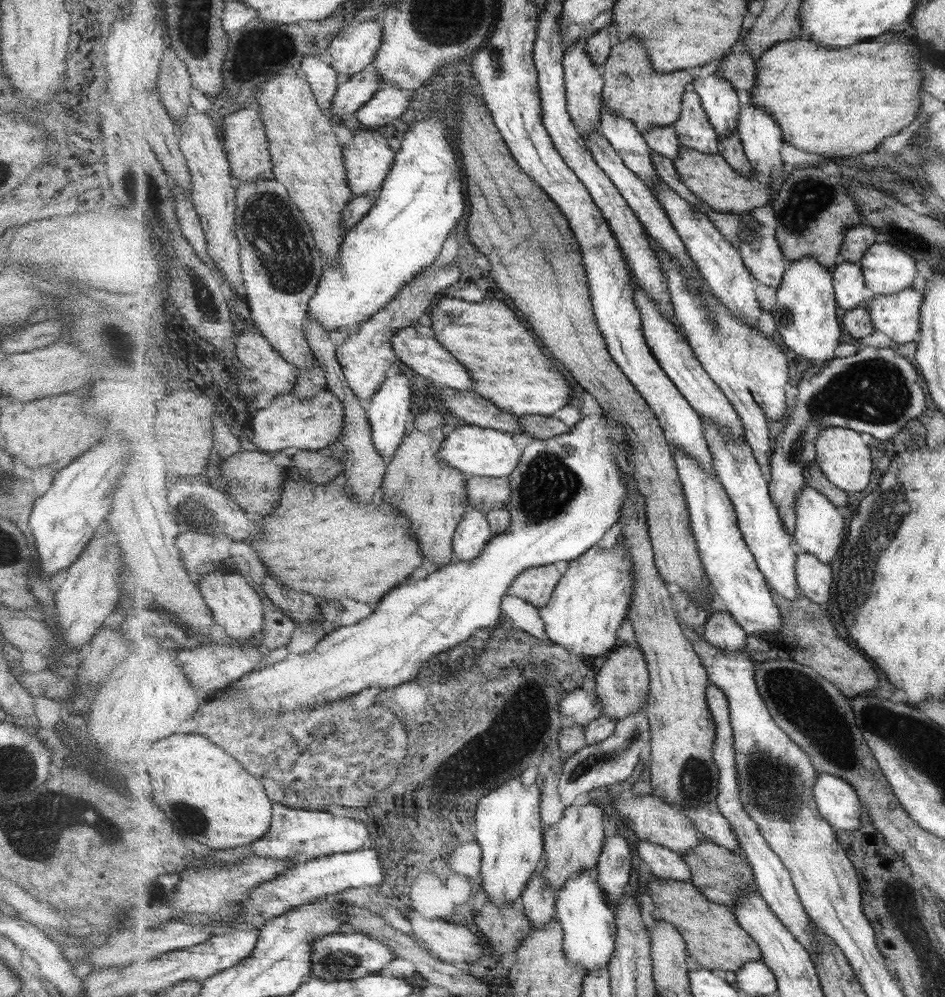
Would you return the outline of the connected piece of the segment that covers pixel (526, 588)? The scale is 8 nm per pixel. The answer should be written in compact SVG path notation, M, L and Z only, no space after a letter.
M555 565L525 569L512 582L508 588L508 594L522 598L540 609L549 604L553 591L563 575Z

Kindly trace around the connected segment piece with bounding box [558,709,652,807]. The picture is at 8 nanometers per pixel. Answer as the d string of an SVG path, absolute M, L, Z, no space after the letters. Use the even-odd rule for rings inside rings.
M645 709L619 720L615 732L599 744L587 744L574 753L563 765L558 784L558 792L566 807L576 805L582 801L583 796L597 788L623 782L627 780L637 764L647 755L651 745L652 732L648 714Z

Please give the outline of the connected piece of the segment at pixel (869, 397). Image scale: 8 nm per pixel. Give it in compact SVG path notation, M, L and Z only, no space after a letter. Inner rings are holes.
M891 345L885 348L866 346L853 356L835 357L824 365L817 365L807 378L801 378L794 407L789 408L789 413L782 419L769 419L774 443L769 488L789 534L796 532L796 498L808 486L806 470L810 462L816 460L817 452L813 447L821 429L830 426L850 428L861 434L867 432L879 441L891 440L907 422L925 414L927 385L915 364L895 352Z

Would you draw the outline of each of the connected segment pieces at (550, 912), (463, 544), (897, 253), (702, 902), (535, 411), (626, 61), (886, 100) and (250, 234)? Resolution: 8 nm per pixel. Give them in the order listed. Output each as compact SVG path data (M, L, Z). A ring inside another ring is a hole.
M536 873L520 896L519 902L534 929L544 928L557 917L554 892L540 873Z
M470 507L464 520L460 522L453 543L455 563L476 560L484 552L486 544L494 537L486 514L487 512L483 510Z
M878 242L865 253L860 264L868 288L876 297L897 294L913 286L917 259L898 246Z
M656 878L648 882L648 894L654 903L653 920L667 922L679 931L687 943L688 954L709 970L736 973L747 962L762 960L756 940L737 923L732 907L711 902L692 881Z
M452 293L441 296L429 315L434 336L470 372L474 382L472 390L491 400L505 412L519 416L518 421L526 435L532 439L547 440L568 433L571 429L563 420L550 416L553 411L557 412L559 408L565 408L569 404L569 396L571 396L569 382L555 368L555 364L543 354L537 338L527 330L527 326L523 326L517 314L505 302L495 300L493 296L495 294L491 294L491 298L487 296L487 300L479 304L459 300Z
M639 38L618 41L610 57L599 66L605 77L604 104L618 115L633 119L638 129L652 129L674 125L681 116L687 86L694 82L687 70L672 73L658 71L650 59L648 48Z
M887 31L847 48L825 48L814 40L802 37L777 43L758 60L747 50L730 53L723 58L716 73L728 78L738 91L750 91L753 102L776 118L785 142L811 154L825 154L825 158L847 159L875 152L887 136L899 134L916 119L921 108L919 88L924 86L920 60L920 46L912 31Z
M275 178L236 182L237 237L244 274L245 300L254 326L287 362L301 373L321 365L306 339L304 325L309 302L315 296L324 266L329 262L317 246L305 215L291 199L289 190Z

